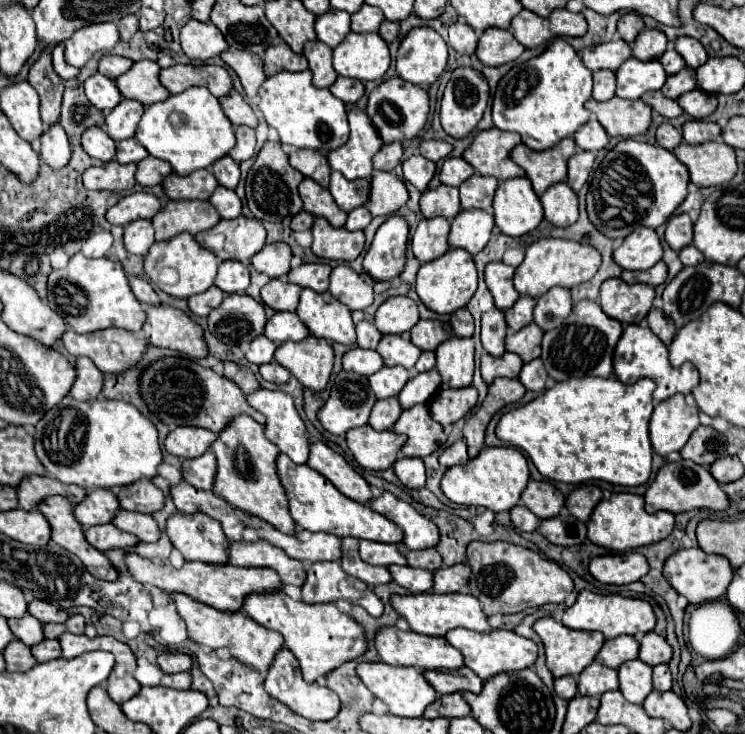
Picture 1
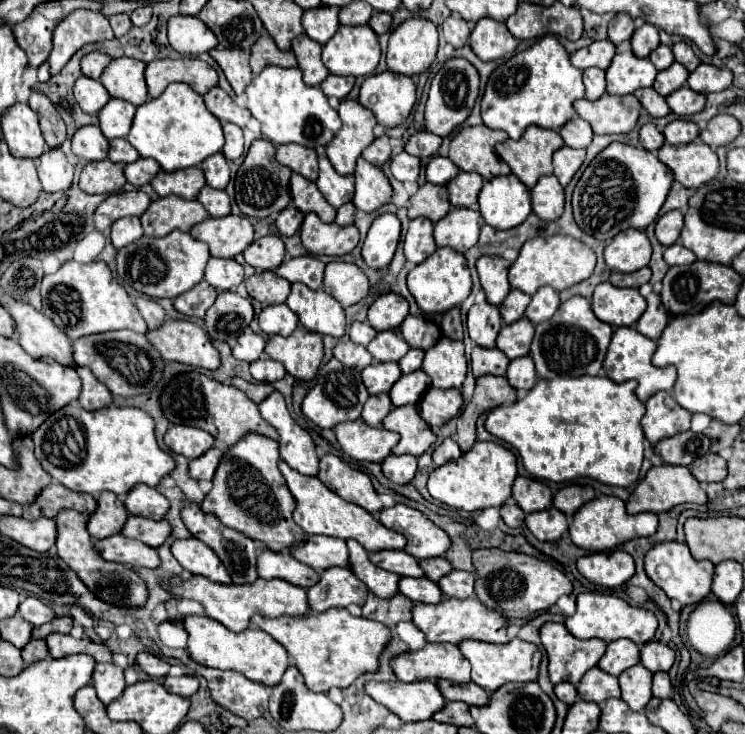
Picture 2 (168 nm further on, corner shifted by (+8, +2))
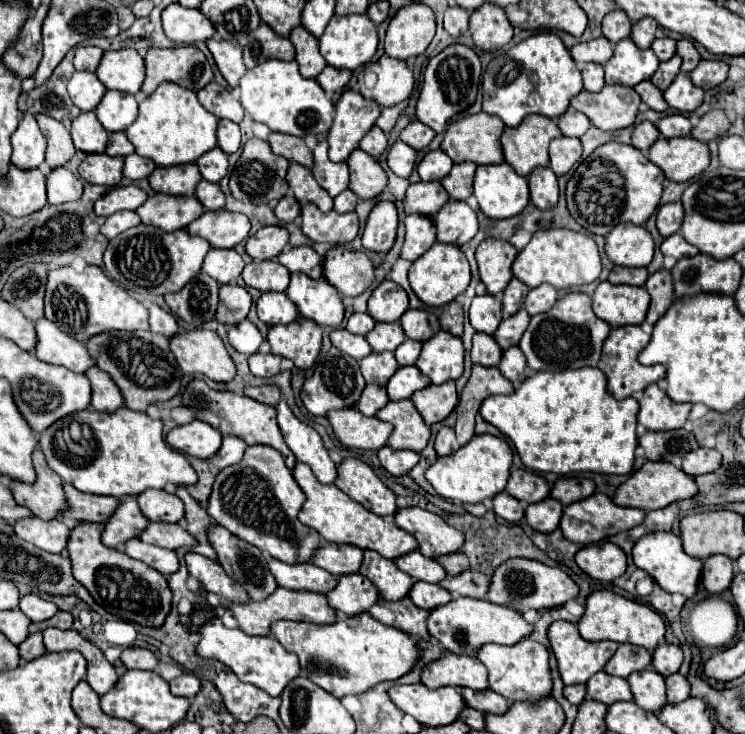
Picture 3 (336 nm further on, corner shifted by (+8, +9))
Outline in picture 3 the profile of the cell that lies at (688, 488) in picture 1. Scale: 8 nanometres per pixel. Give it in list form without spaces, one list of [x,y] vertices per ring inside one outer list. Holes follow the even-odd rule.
[[[644,462],[644,466],[634,472],[624,484],[618,486],[614,502],[618,506],[628,506],[628,508],[642,508],[642,510],[658,510],[664,508],[676,500],[692,498],[698,494],[698,486],[692,476],[684,474],[684,470],[668,464],[668,462]]]

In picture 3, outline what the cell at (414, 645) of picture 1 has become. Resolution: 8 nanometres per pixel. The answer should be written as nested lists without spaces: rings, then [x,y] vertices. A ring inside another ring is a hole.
[[[446,652],[438,660],[432,660],[422,668],[422,684],[428,688],[440,686],[468,686],[472,690],[488,688],[486,668],[478,662],[476,656],[468,658],[466,654]]]

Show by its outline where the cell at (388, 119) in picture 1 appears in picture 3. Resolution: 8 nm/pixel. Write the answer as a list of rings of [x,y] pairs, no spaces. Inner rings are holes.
[[[382,56],[378,62],[370,62],[368,70],[378,74],[378,82],[376,82],[374,90],[366,90],[362,84],[362,74],[360,74],[358,76],[360,94],[366,100],[378,102],[382,108],[396,106],[396,104],[408,100],[408,96],[414,90],[414,74],[412,74],[412,68],[408,66],[408,62],[404,62],[404,60],[394,60],[390,56]]]

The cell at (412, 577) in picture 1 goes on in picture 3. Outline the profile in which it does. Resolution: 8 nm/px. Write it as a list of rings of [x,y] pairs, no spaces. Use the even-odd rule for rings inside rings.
[[[414,582],[412,590],[408,592],[412,602],[424,610],[432,610],[436,606],[448,604],[452,600],[452,594],[438,584],[426,584],[426,582]]]

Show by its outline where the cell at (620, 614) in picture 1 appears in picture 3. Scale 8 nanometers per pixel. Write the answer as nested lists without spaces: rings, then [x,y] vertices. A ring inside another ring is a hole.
[[[596,590],[586,598],[586,610],[576,626],[584,640],[590,640],[590,642],[612,640],[618,644],[630,642],[636,646],[644,646],[650,652],[660,644],[660,640],[664,640],[664,632],[666,632],[664,620],[658,612],[654,612],[646,604],[638,604],[610,590]]]

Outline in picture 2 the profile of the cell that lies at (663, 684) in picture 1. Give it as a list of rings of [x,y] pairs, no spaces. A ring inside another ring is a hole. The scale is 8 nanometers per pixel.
[[[654,673],[652,691],[654,691],[654,697],[658,697],[658,699],[670,699],[672,683],[670,683],[668,673]]]

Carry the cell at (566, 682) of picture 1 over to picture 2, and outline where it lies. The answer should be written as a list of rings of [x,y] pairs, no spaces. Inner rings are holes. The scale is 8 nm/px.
[[[568,683],[556,685],[554,691],[556,691],[556,697],[558,697],[562,703],[566,703],[566,705],[574,705],[574,703],[578,701],[578,693],[576,693],[576,687],[574,687],[574,685],[568,685]]]

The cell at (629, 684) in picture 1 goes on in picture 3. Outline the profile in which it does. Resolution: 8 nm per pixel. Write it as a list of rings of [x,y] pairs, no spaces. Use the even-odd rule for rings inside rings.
[[[640,670],[636,674],[628,676],[628,684],[634,696],[634,702],[648,710],[648,712],[660,712],[660,708],[666,704],[666,686],[664,676],[656,674],[656,670]]]

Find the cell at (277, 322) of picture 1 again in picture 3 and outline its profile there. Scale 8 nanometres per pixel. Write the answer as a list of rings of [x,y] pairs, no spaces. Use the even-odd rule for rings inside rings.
[[[264,292],[256,304],[258,318],[268,324],[290,324],[298,318],[298,308],[286,298],[284,292]]]

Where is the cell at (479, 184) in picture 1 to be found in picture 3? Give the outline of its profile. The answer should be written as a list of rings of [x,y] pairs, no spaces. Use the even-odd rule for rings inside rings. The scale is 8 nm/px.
[[[462,162],[454,164],[450,174],[442,180],[442,186],[454,200],[468,200],[472,196],[472,180],[474,180],[476,164]]]

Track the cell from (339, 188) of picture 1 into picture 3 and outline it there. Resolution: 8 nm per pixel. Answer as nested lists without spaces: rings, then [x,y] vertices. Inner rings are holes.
[[[320,140],[314,148],[314,168],[312,174],[316,182],[334,198],[348,188],[348,164],[332,162],[328,158],[328,142]]]

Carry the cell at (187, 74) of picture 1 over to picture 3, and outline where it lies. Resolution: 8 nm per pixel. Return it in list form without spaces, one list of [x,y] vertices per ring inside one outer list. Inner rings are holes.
[[[194,46],[178,48],[150,48],[144,56],[146,80],[142,92],[152,94],[162,82],[176,82],[188,90],[198,92],[212,82],[212,66],[208,58]]]

